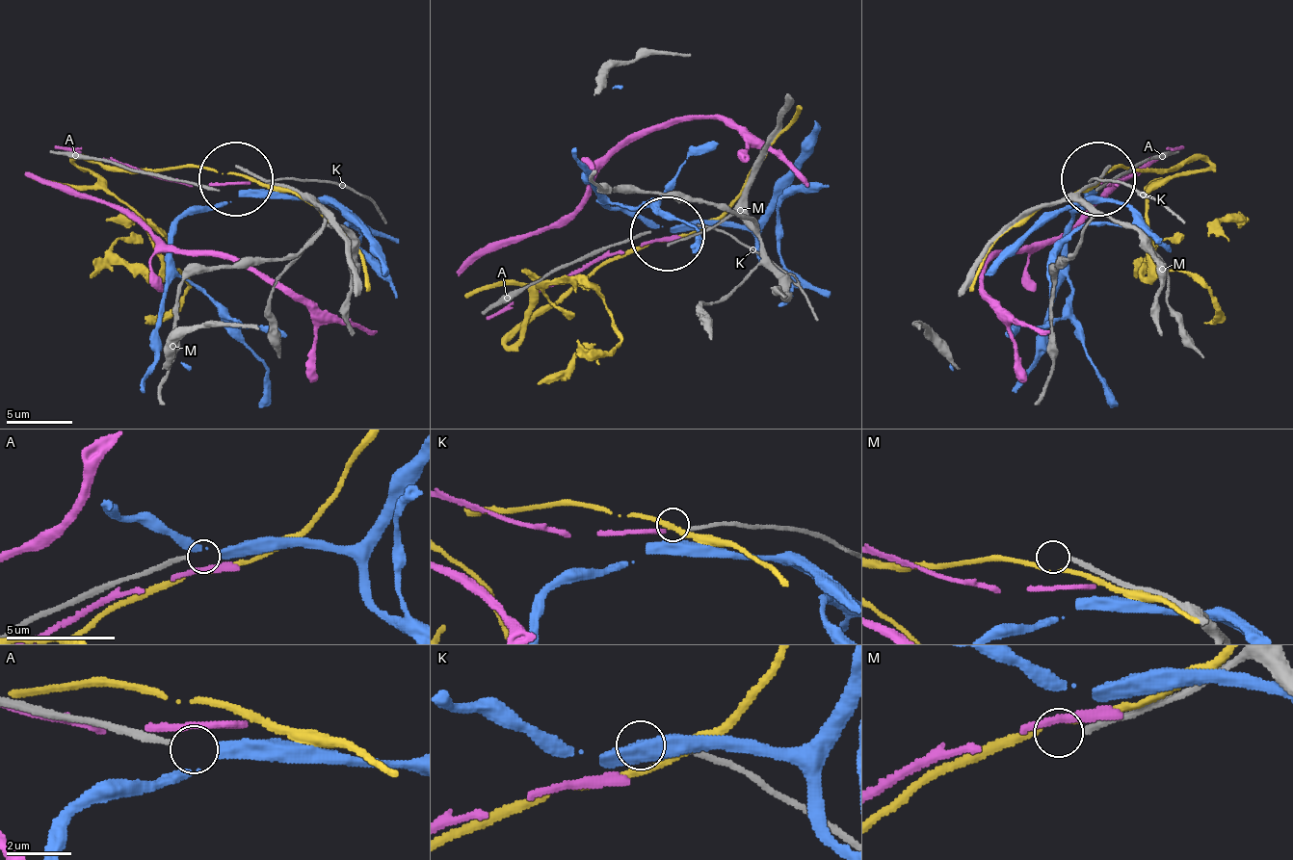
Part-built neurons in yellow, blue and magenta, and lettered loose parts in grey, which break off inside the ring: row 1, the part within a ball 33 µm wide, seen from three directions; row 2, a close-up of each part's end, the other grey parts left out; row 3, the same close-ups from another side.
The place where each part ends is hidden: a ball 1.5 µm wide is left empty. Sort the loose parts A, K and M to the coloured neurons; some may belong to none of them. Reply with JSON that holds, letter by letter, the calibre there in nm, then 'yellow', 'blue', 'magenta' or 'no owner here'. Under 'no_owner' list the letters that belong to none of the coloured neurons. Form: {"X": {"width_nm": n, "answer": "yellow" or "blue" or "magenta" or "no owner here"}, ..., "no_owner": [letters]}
{"A": {"width_nm": 200, "answer": "blue"}, "K": {"width_nm": 170, "answer": "no owner here"}, "M": {"width_nm": 220, "answer": "no owner here"}, "no_owner": ["K", "M"]}

